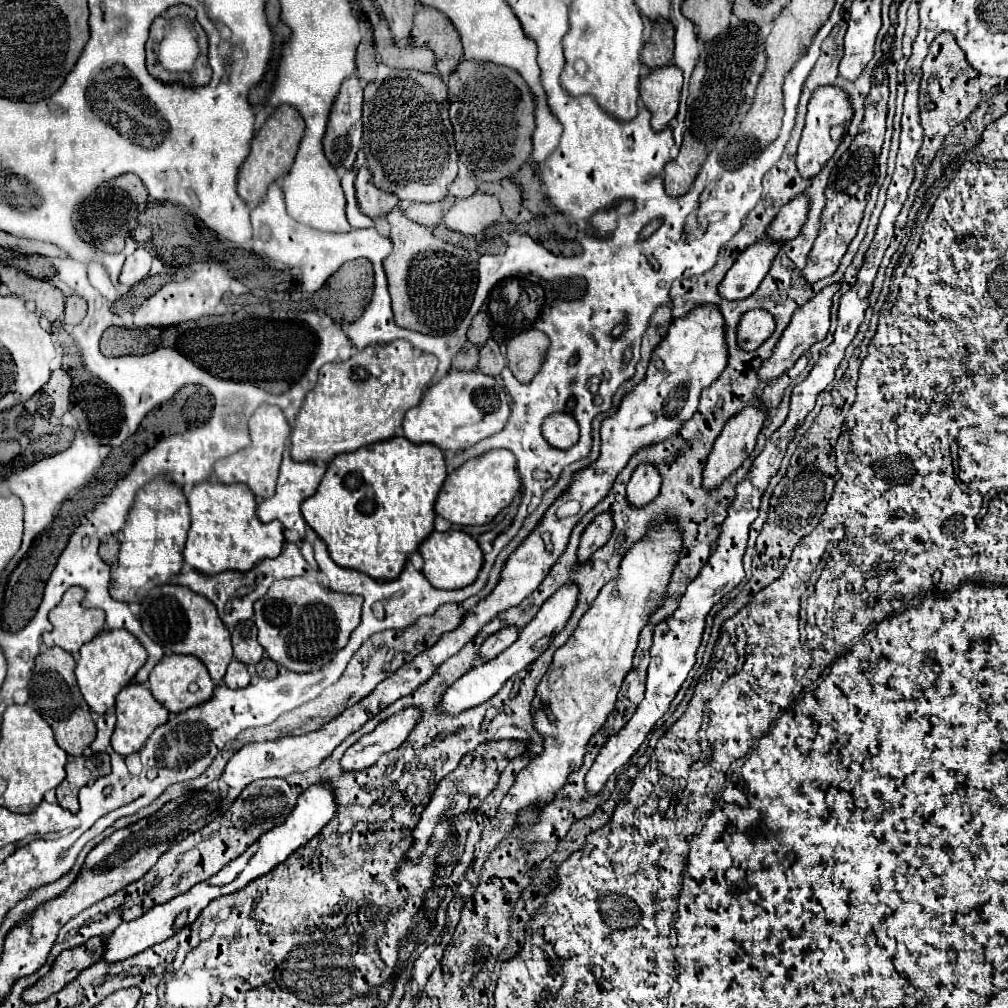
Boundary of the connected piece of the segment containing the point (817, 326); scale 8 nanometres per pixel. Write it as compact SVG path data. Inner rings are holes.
M840 282L830 284L830 286L822 288L812 300L808 300L806 304L802 304L802 306L794 312L794 316L792 316L788 328L784 330L780 342L778 342L776 348L774 348L772 358L766 360L766 364L762 364L762 372L758 372L758 376L760 376L762 382L768 384L768 382L776 380L782 372L790 370L790 368L794 366L794 362L796 362L812 344L816 344L816 342L820 342L820 340L826 338L828 328L830 328L830 306L832 306L832 296L834 296L838 290L840 290Z

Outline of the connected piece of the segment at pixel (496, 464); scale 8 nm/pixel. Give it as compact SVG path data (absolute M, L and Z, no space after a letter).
M490 450L480 458L468 460L446 478L436 500L436 514L458 526L482 526L510 506L518 492L520 474L516 470L514 454L510 450Z

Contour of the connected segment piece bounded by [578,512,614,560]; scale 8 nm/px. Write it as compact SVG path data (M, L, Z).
M602 512L598 514L590 526L586 526L584 534L582 534L582 540L580 540L580 548L578 548L578 558L580 560L586 560L592 556L592 552L596 552L598 548L602 548L608 538L612 536L612 530L614 530L614 522L612 522L612 516L610 512Z

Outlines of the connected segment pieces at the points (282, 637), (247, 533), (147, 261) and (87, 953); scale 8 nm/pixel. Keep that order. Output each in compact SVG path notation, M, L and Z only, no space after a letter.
M290 578L272 584L260 600L254 602L254 624L258 628L258 642L266 650L268 658L278 666L290 672L314 672L332 660L332 656L342 650L352 634L352 630L360 624L360 608L362 596L356 594L336 594L328 588L322 588L308 578Z
M202 482L188 494L192 526L188 532L184 560L202 574L218 572L248 572L266 558L276 558L282 552L282 524L264 524L256 518L256 498L246 484L210 484Z
M136 248L136 252L132 256L128 256L124 262L124 268L120 272L120 284L124 284L124 286L138 284L142 278L148 276L152 260L154 260L154 256L146 248Z
M94 936L90 940L86 940L82 946L78 948L70 948L64 950L52 964L50 972L40 978L32 988L28 988L24 992L26 1002L42 1002L48 996L56 994L58 990L62 990L68 982L72 982L82 970L90 968L92 964L100 962L104 956L104 940L100 936Z

